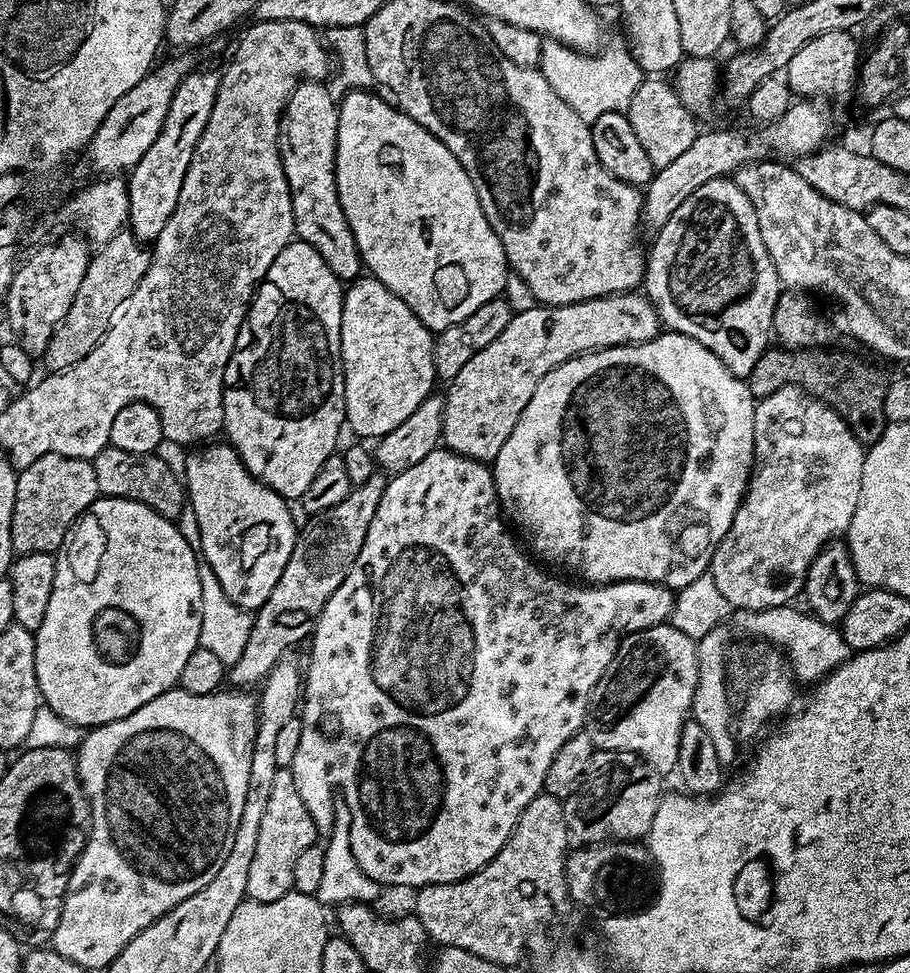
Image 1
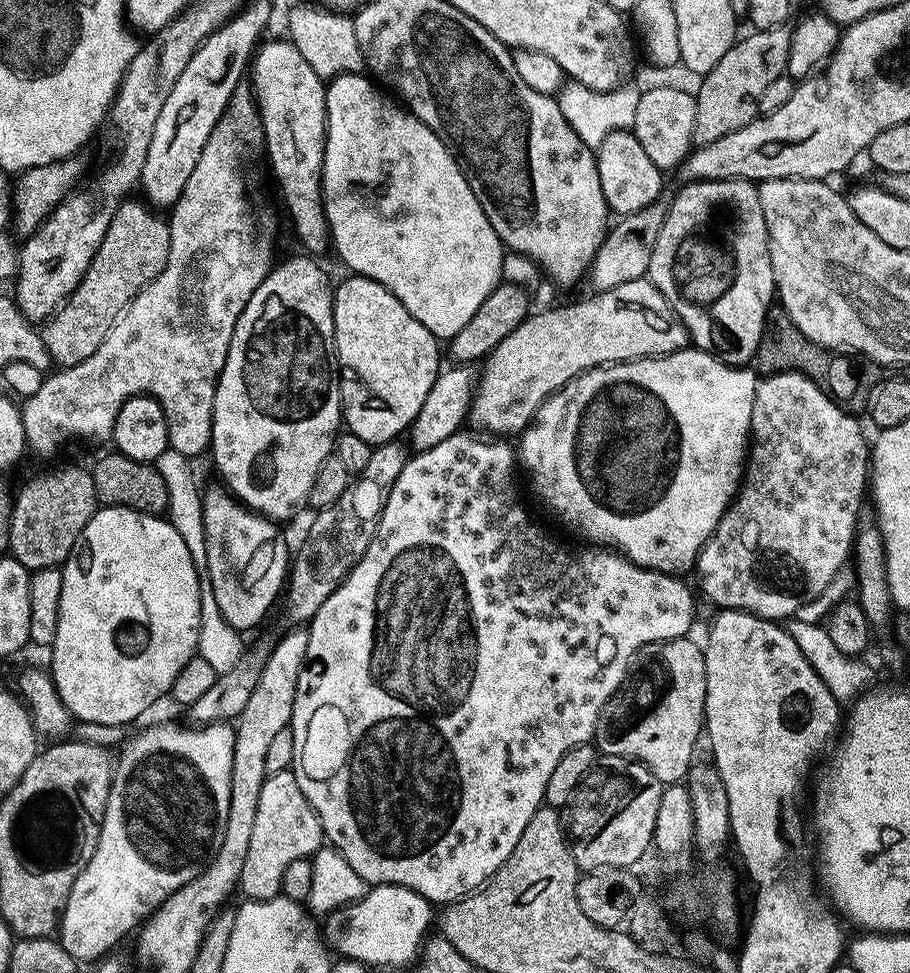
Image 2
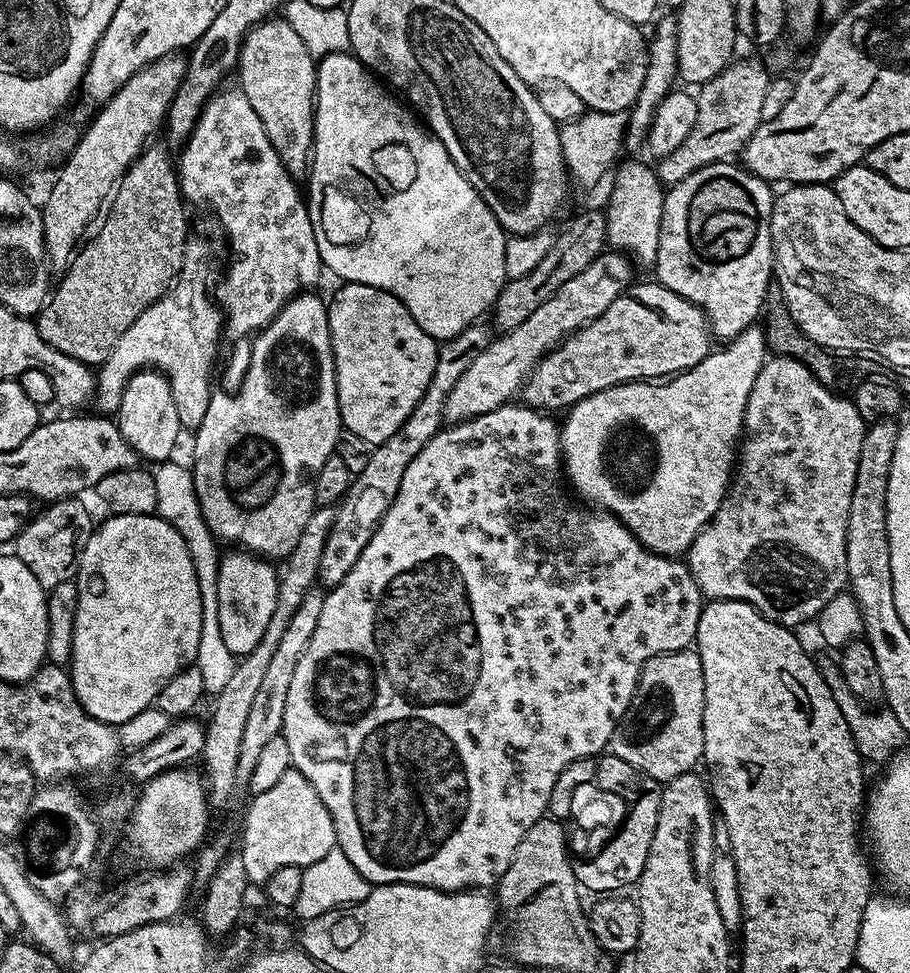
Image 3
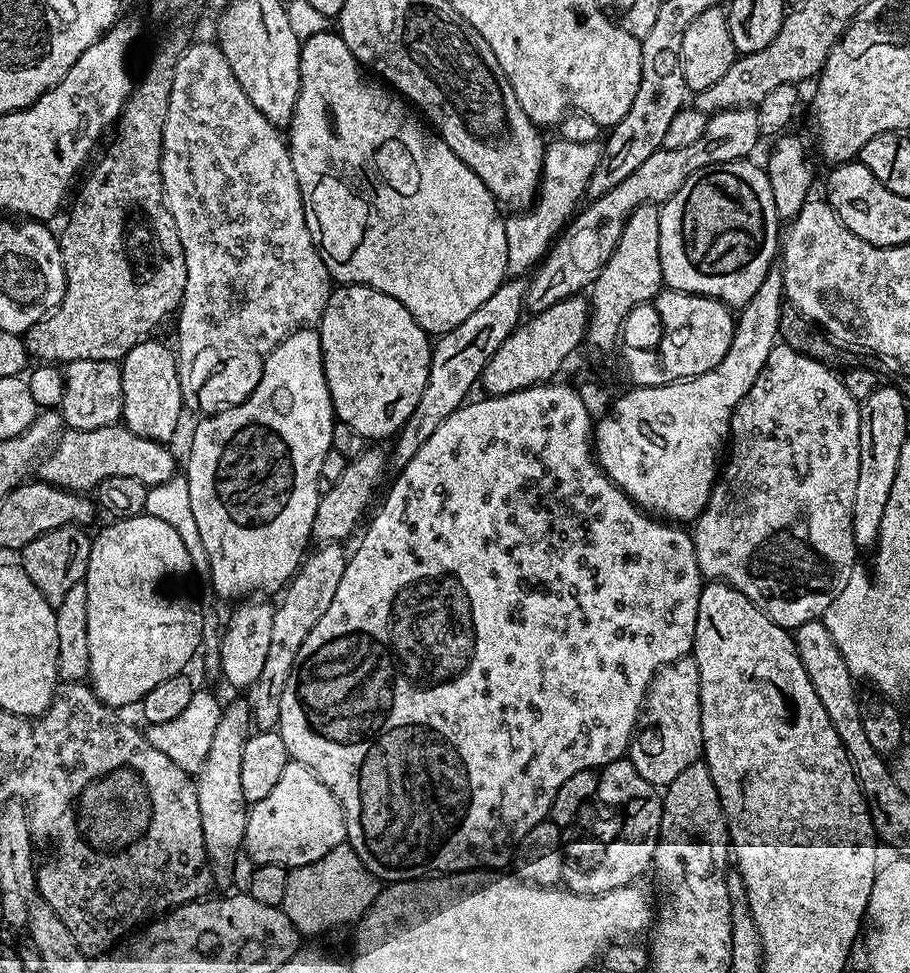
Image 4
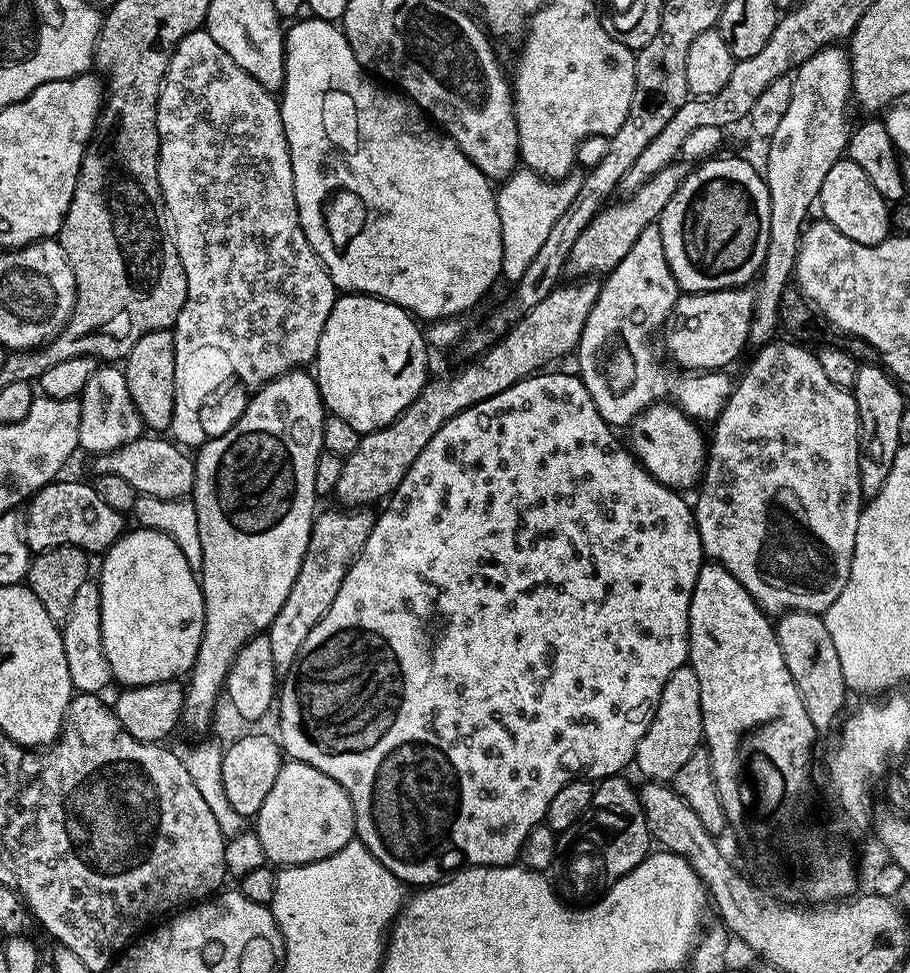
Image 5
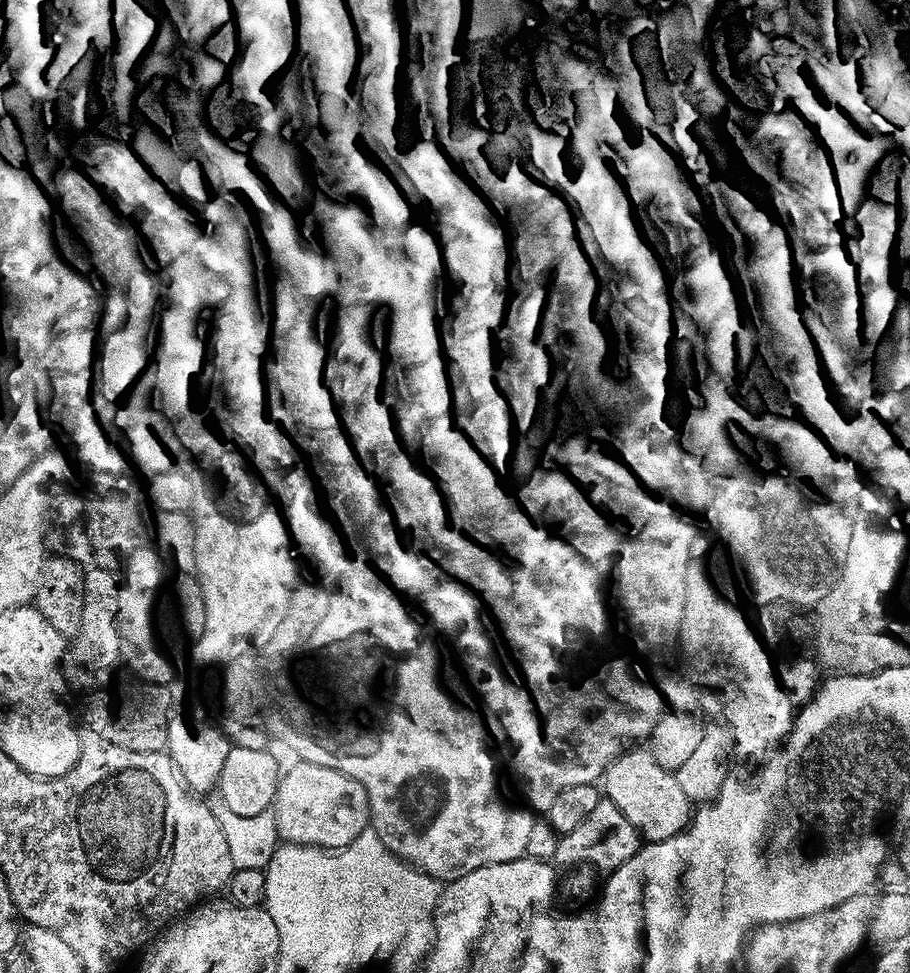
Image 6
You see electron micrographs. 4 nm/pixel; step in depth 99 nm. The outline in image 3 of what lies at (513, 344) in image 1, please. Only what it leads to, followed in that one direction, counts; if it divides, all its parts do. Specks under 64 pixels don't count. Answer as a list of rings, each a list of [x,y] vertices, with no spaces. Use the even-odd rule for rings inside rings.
[[[659,282],[651,283],[633,283],[628,291],[614,298],[614,302],[610,302],[610,306],[606,306],[606,310],[598,314],[598,318],[571,332],[561,344],[557,344],[552,351],[546,353],[524,382],[523,403],[537,410],[567,410],[582,398],[598,394],[598,390],[628,384],[631,380],[656,382],[661,378],[671,378],[677,372],[690,370],[698,366],[698,362],[705,360],[714,340],[710,335],[708,319],[704,317],[703,310],[691,304],[686,298],[674,294],[674,290],[670,290],[666,285]]]

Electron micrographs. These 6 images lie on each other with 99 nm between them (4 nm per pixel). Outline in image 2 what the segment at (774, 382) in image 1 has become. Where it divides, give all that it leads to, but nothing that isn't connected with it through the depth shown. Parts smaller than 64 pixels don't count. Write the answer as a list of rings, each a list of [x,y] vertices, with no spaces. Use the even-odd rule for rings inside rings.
[[[779,306],[769,308],[766,314],[762,338],[754,357],[754,368],[764,376],[773,376],[776,372],[801,372],[832,397],[840,408],[853,414],[863,413],[867,409],[868,398],[865,393],[874,390],[874,386],[878,386],[878,382],[886,376],[885,369],[873,360],[858,355],[849,358],[810,342],[806,334],[796,329],[786,310]]]

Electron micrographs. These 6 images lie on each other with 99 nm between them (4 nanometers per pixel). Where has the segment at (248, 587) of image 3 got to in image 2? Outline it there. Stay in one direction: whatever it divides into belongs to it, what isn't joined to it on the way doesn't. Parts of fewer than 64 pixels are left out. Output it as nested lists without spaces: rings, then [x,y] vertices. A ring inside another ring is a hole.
[[[205,487],[202,495],[206,542],[202,564],[210,574],[214,602],[218,602],[222,618],[226,618],[237,632],[244,634],[247,628],[258,627],[264,615],[271,610],[272,603],[275,600],[277,603],[290,571],[290,548],[288,552],[288,544],[277,521],[245,508],[227,488]]]

